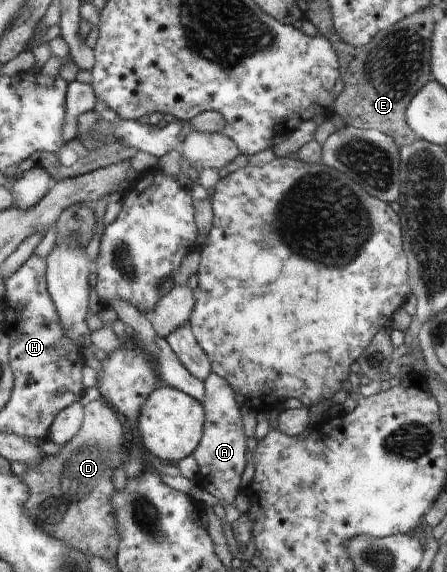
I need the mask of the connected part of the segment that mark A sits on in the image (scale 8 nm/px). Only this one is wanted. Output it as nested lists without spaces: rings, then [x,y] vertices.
[[[211,373],[204,379],[205,397],[200,401],[206,411],[205,433],[202,435],[201,444],[195,450],[193,457],[196,459],[200,472],[195,478],[198,486],[211,493],[221,506],[233,503],[249,475],[247,461],[245,461],[247,435],[242,424],[240,406],[235,399],[235,391],[226,379]]]

